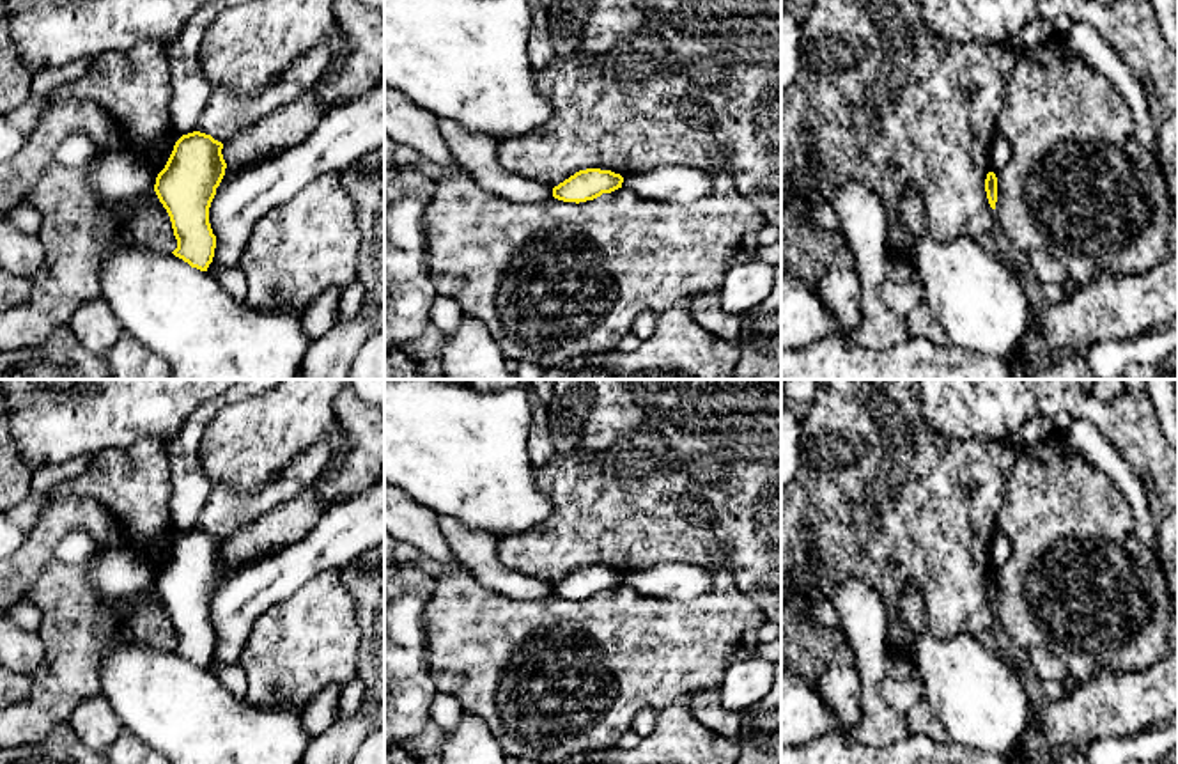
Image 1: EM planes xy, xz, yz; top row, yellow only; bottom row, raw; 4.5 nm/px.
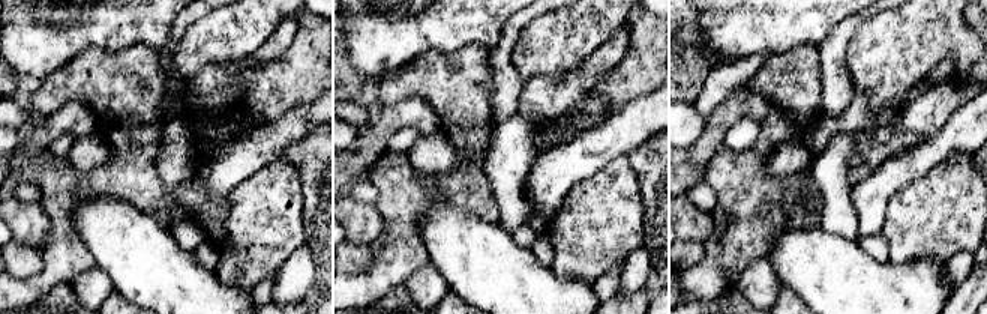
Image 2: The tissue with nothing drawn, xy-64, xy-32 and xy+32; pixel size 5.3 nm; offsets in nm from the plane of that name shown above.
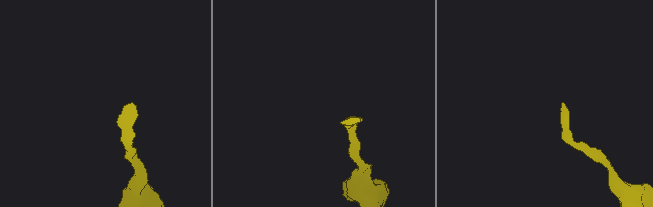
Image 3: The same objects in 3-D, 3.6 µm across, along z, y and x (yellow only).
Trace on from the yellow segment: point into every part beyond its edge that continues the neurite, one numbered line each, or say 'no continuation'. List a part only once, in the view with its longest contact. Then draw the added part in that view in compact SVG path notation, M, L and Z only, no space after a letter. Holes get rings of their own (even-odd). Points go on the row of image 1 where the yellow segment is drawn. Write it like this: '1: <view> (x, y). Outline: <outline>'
no continuation

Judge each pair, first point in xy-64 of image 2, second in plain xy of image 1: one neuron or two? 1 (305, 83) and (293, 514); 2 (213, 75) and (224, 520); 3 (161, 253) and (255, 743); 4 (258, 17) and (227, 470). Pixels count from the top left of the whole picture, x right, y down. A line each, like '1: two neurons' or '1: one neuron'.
1: two neurons
2: one neuron
3: one neuron
4: one neuron

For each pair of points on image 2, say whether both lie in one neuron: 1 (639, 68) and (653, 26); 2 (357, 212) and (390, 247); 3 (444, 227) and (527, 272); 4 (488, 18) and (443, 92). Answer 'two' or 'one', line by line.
1: one
2: two
3: one
4: two

